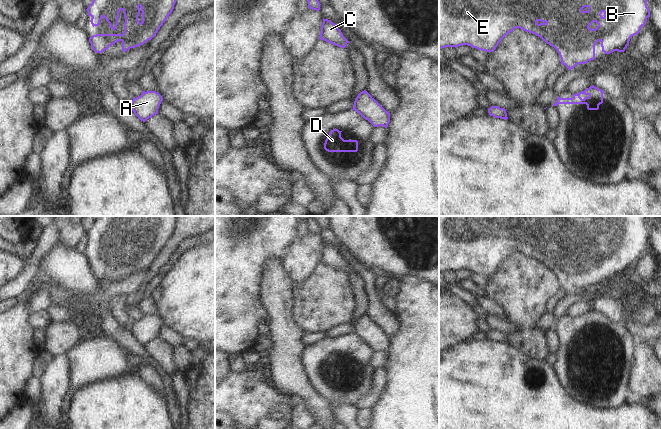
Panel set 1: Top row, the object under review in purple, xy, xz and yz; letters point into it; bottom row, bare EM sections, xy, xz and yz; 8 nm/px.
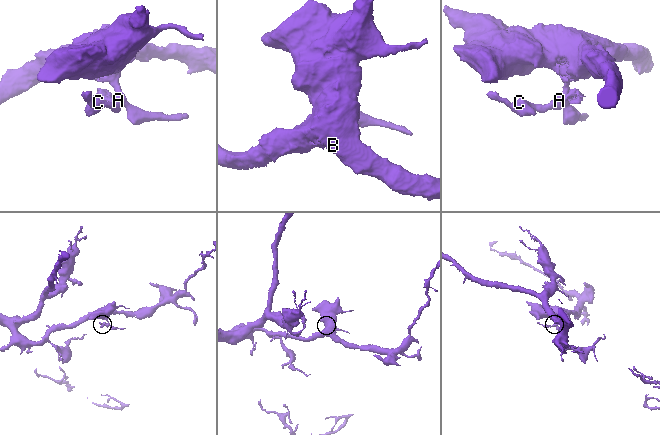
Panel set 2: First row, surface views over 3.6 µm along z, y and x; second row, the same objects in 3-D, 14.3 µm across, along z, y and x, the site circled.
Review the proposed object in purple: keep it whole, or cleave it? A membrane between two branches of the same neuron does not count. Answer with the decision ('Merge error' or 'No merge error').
Merge error

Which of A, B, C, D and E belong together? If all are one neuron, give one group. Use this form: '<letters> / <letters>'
A B C E / D

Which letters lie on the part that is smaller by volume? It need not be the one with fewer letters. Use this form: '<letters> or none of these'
D

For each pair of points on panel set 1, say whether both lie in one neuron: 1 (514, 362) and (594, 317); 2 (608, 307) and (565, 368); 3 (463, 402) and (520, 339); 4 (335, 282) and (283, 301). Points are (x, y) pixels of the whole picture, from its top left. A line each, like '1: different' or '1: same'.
1: different
2: different
3: different
4: different

